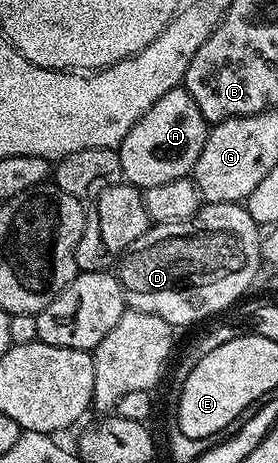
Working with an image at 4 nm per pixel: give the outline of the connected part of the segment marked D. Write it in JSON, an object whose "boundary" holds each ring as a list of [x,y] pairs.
{"boundary":[[[239,203],[204,204],[189,219],[177,223],[152,224],[131,244],[117,265],[127,309],[161,315],[172,327],[195,325],[227,309],[251,284],[261,266],[261,229]]]}

